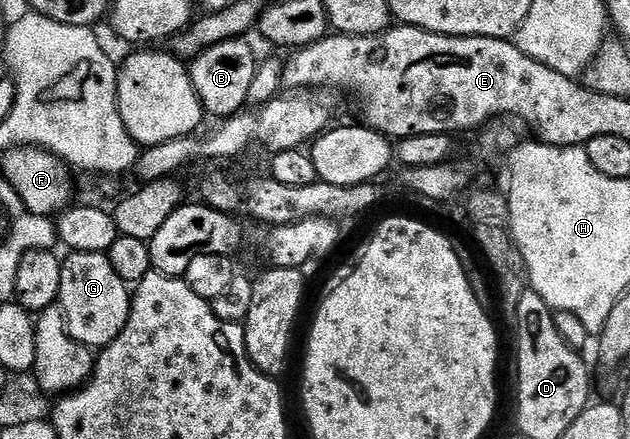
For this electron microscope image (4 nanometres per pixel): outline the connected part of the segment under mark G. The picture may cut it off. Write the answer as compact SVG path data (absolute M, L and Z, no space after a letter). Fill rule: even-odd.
M71 252L62 259L61 292L58 305L63 308L67 330L81 344L92 348L107 346L125 328L131 311L132 291L128 283L117 276L106 253Z

